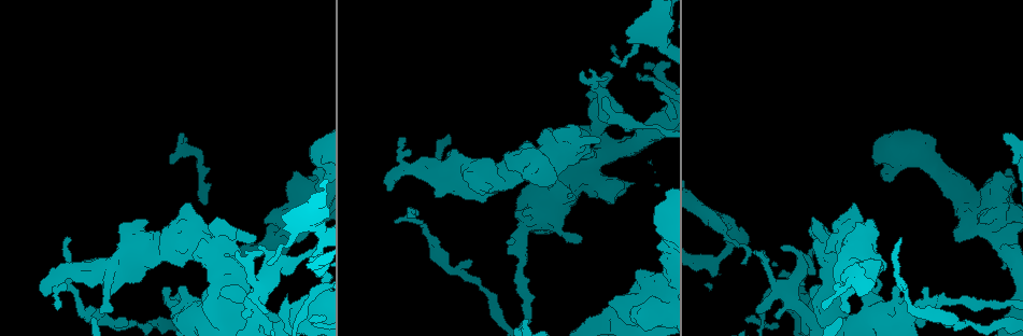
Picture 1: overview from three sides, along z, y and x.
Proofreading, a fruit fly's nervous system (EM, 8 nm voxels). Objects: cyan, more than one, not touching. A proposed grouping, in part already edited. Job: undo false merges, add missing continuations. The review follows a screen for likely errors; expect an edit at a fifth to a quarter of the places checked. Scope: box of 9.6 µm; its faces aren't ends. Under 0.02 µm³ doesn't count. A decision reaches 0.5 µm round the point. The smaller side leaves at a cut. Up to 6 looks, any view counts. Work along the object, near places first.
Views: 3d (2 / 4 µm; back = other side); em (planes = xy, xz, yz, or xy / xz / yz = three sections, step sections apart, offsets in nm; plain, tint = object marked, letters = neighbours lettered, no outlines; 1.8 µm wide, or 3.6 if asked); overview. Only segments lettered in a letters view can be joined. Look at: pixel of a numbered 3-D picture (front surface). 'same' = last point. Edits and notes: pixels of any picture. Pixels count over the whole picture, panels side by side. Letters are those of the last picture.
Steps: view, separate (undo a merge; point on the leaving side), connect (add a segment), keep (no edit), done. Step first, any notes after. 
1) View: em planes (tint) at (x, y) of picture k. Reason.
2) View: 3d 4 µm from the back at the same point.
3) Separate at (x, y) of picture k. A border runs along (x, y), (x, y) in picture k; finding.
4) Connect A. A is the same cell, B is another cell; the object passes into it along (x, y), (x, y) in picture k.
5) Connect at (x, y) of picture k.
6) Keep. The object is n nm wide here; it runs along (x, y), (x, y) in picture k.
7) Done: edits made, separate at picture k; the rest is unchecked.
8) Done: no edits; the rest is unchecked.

View: em planes (tint) at (1006, 136) of picture 1.

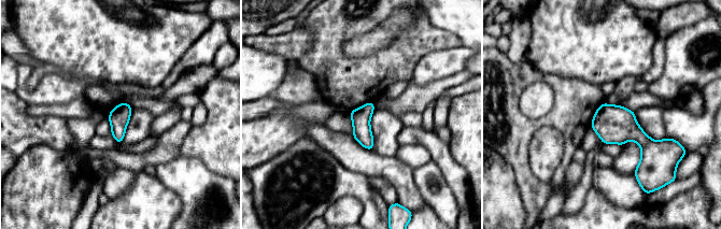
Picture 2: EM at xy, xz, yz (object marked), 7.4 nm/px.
View: em planes (letters) at the same point.

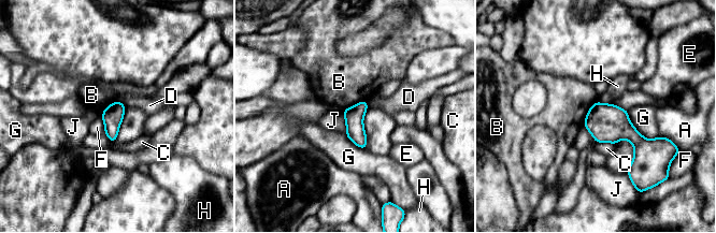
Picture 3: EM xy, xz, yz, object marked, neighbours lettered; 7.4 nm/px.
Keep. The object is 140 nm wide here; A, B, C, D, E, F, G, H and J are other cells; a border runs along (597, 101), (589, 108), (583, 125) in picture 3; no lettered segment goes on from it.

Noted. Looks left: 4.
View: em 3.6 µm planes (tint) at (970, 212) of picture 1. Narrows sharply.

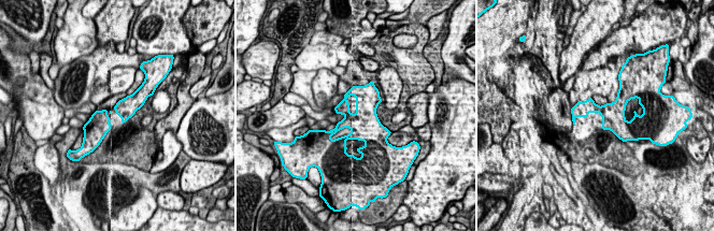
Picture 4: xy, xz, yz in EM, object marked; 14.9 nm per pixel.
View: em 3.6 µm planes (letters) at the same point.

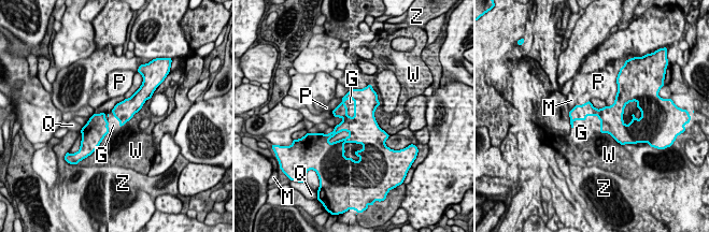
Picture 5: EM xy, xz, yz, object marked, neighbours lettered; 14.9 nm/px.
Connect G. The longest contact is with G, 480 nm; G is the same cell, M, P, Q, W and Z are other cells; it goes on there.

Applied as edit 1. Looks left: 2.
View: em xz step 4 (tint) at (413, 216) of picture 1. Branch stops here.

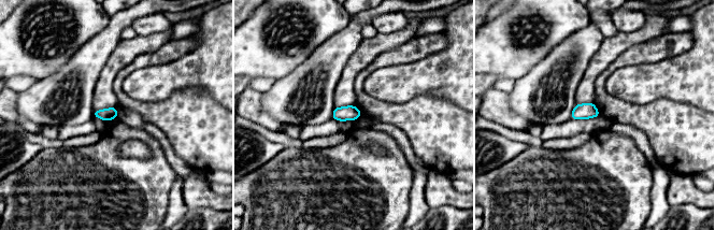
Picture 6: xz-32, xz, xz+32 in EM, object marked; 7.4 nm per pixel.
View: em planes (letters) at the same point.

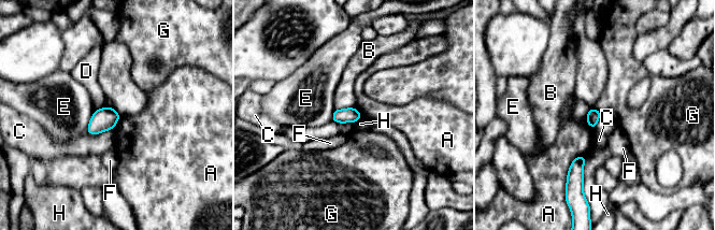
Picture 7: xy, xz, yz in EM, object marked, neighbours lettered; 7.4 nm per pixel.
Keep. A, B, C, D, E, F, G and H are other cells; a border runs along (360, 117), (351, 123), (333, 121) in picture 7; no lettered segment goes on from it.

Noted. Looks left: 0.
Done: edits made, connect at picture 5; the rest is unchecked.

